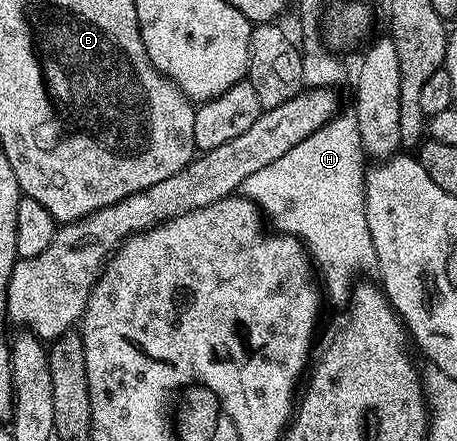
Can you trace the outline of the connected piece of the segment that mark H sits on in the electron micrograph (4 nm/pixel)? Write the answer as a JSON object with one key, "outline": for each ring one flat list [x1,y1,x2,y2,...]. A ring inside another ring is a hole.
{"outline":[[345,107,333,117,331,122,308,135,302,142,287,150,278,161,263,166,258,173,251,174,240,186,240,193,261,209,268,223,282,235,296,237,306,247,314,265,319,266,323,276,323,290,326,299,335,308,349,303,349,296,355,277,361,272,372,273,377,266,375,246,368,229,365,198,366,169,364,148,359,134,356,111]]}

